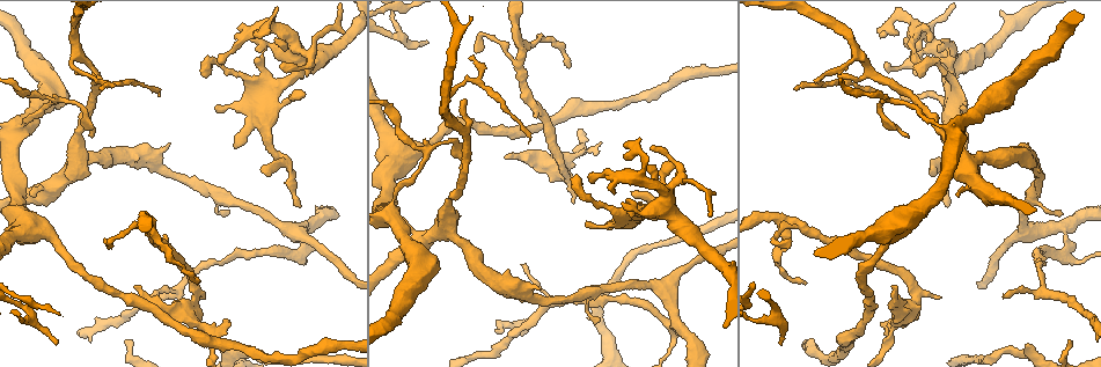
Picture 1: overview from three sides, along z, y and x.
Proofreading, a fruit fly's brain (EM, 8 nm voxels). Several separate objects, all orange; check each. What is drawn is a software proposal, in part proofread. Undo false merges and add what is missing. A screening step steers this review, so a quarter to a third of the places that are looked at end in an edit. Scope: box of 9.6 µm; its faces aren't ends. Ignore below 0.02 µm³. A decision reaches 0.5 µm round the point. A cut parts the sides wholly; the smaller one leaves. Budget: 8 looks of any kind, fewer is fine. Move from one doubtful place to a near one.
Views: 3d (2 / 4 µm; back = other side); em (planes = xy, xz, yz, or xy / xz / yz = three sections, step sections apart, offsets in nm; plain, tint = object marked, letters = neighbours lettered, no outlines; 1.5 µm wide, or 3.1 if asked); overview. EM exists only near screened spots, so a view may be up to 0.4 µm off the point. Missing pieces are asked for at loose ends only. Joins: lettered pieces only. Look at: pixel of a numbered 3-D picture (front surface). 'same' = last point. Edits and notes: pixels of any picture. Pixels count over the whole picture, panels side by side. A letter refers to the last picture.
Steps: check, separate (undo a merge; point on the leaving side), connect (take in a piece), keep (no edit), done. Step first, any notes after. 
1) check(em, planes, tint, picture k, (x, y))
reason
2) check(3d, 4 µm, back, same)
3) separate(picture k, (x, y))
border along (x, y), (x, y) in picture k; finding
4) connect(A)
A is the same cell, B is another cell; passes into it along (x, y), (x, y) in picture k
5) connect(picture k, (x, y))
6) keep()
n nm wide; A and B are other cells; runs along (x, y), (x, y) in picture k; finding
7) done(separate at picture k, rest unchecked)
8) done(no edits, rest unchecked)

check(3d, 4 µm, back, picture 1, (1062, 226))
sharp bend

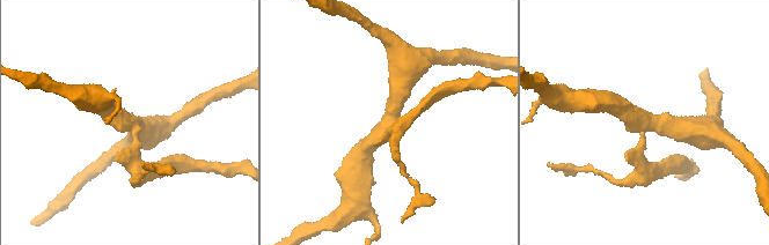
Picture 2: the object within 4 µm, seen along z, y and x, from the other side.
check(em, xz, step 4, tint, picture 2, (394, 121))
3 arms; arms of 200, 320, 400 nm

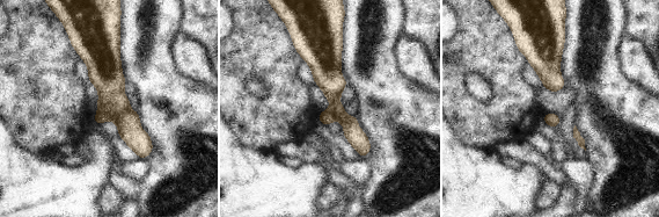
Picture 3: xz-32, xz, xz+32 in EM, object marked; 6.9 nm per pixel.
check(em, xz, step 4, letters, same)
what lies round it

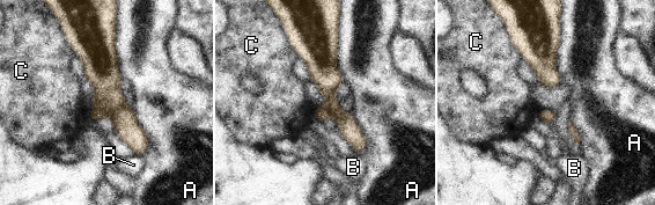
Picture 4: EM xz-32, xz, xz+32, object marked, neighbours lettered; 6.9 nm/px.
separate(picture 4, (94, 115))
70 nm wide; A, B and C are other cells; border along (93, 108), (104, 116) in picture 4; two cells meet here

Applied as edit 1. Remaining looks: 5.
check(overview)
redraw

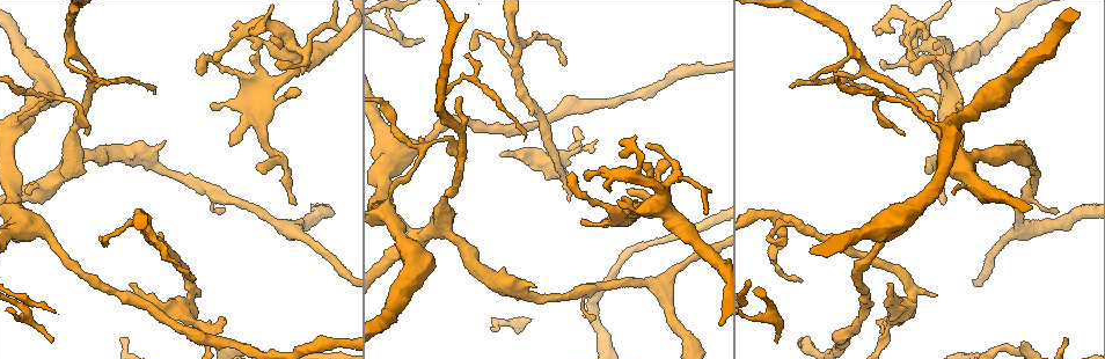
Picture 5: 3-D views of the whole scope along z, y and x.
check(3d, 4 µm, picture 5, (647, 144))
an open end

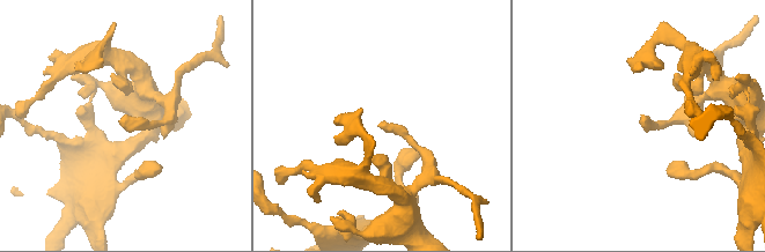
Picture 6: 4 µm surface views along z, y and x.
check(em, planes, letters, picture 6, (641, 119))
now the EM

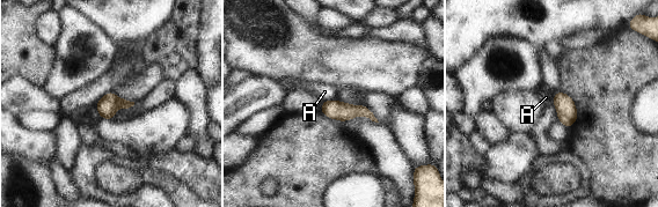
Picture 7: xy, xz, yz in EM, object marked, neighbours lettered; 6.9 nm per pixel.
keep()
A is another cell; border along (335, 97), (323, 101) in picture 7; none of them fits

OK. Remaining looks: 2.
check(em, yz, step 4, tint, picture 5, (49, 101))
three-way junction

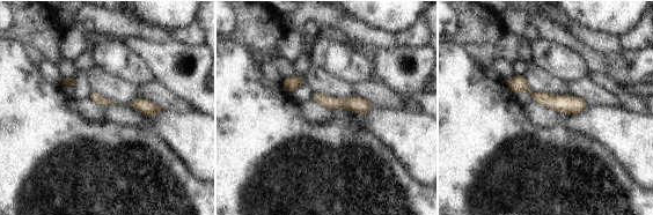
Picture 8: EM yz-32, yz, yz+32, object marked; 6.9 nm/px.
check(em, planes, letters, same)

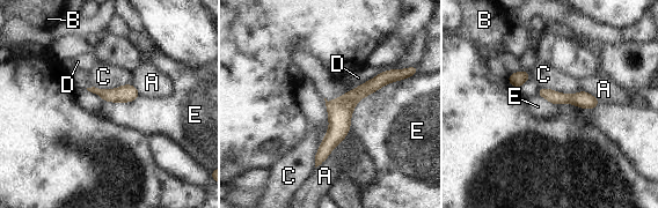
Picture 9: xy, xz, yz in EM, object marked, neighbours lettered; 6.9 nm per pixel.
keep()
A, B, C, D and E are other cells; runs along (393, 78), (340, 112), (317, 162) in picture 9; one cell here

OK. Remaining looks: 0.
done(separate at picture 4, rest unchecked)

